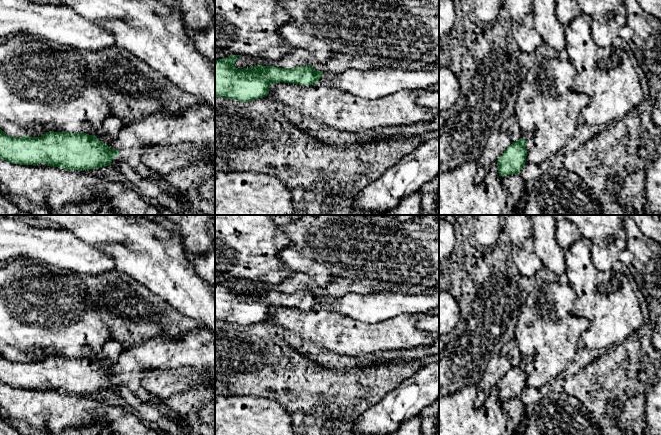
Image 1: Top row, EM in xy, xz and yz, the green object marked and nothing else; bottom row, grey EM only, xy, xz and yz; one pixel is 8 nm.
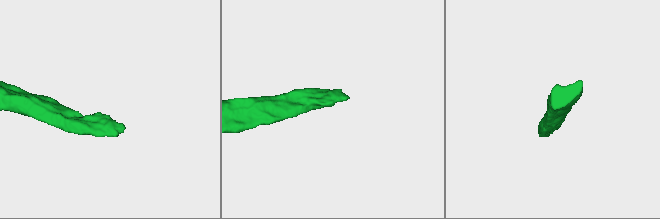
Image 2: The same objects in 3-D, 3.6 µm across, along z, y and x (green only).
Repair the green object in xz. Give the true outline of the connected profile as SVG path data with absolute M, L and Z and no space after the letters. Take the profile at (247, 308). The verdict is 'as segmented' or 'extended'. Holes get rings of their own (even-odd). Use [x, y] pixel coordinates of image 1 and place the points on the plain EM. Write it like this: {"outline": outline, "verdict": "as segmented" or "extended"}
{"outline": "M232 279L215 284L215 321L229 322L240 326L249 326L268 320L270 309L280 306L308 310L320 307L367 323L382 322L399 314L429 315L432 310L439 310L439 294L435 291L414 295L393 293L389 291L372 294L345 292L338 298L316 295L313 293L313 290L309 289L286 293L257 288L253 291L238 293L235 291L235 286L238 280L241 279Z", "verdict": "extended"}

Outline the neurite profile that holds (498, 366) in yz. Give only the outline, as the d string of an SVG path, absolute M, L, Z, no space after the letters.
M499 354L491 358L487 368L482 374L482 379L477 386L477 399L475 403L477 408L485 402L490 391L496 387L497 383L512 367L512 361L508 356Z

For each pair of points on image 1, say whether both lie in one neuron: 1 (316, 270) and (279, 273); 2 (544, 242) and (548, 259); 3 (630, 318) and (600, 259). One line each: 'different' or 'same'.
1: different
2: same
3: different

